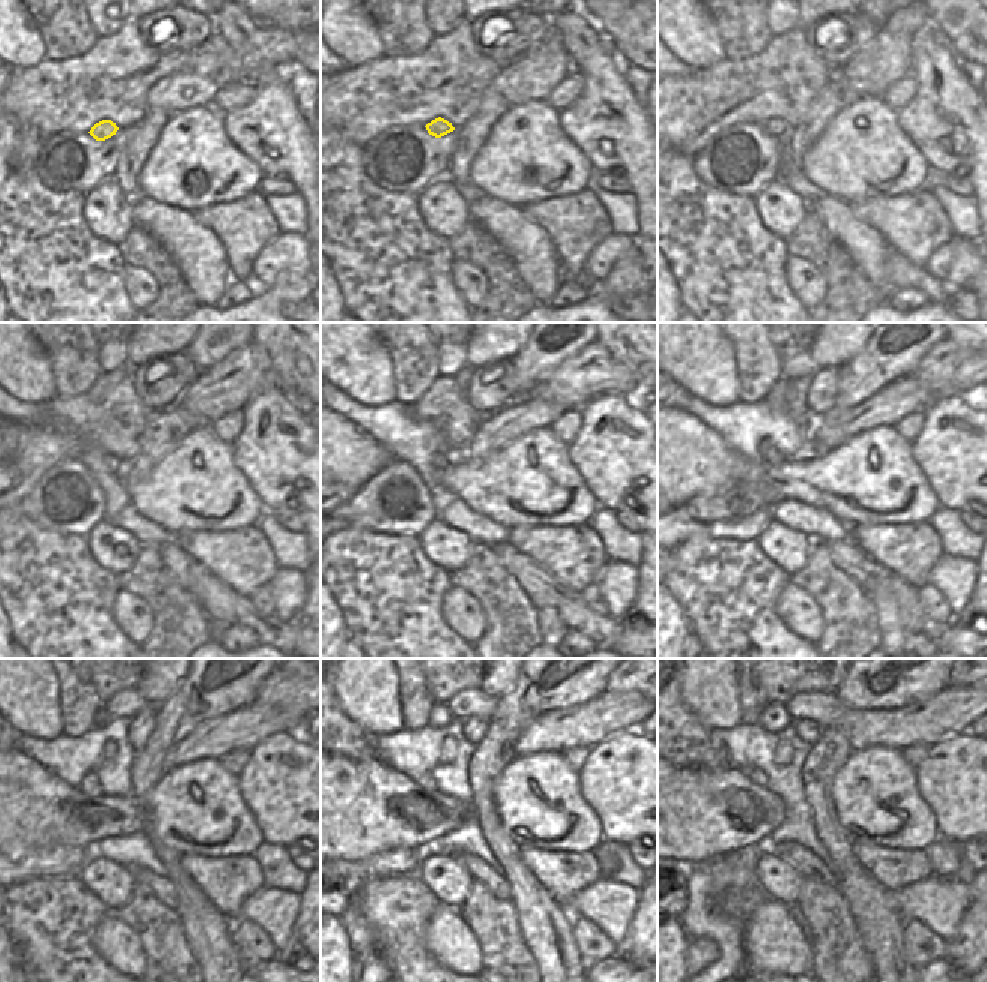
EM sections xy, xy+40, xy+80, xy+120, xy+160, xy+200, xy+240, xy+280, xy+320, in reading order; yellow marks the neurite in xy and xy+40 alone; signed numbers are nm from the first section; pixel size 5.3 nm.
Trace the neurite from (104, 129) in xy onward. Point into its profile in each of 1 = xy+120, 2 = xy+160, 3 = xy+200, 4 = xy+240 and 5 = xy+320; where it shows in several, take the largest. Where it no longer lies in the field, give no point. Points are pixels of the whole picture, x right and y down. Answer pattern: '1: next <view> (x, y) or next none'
1: next xy+120 (108, 461)
2: next xy+160 (440, 461)
3: next xy+200 (768, 453)
4: next xy+240 (90, 784)
5: next xy+320 (753, 774)

